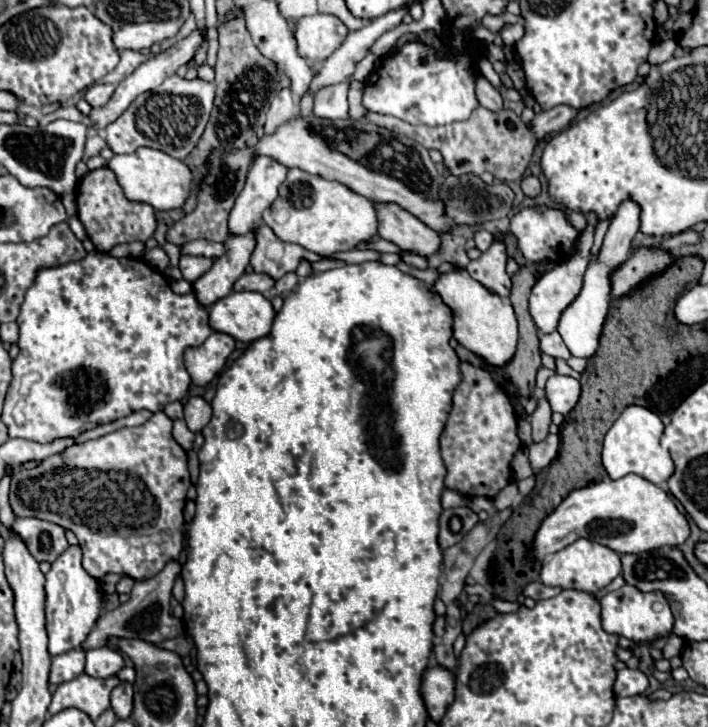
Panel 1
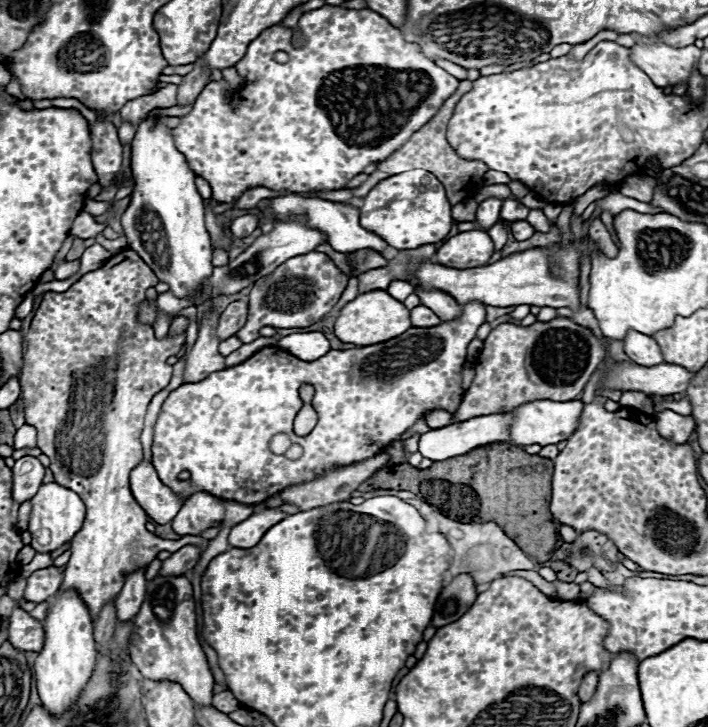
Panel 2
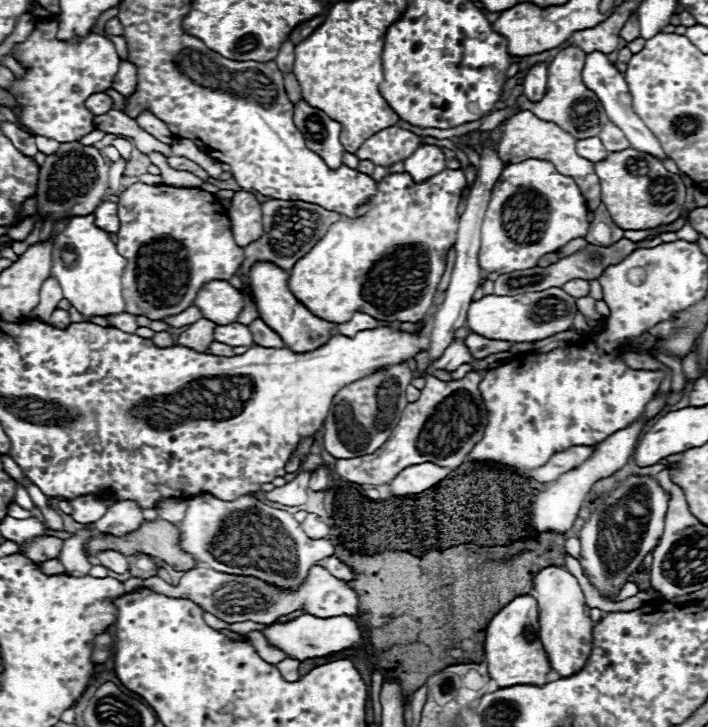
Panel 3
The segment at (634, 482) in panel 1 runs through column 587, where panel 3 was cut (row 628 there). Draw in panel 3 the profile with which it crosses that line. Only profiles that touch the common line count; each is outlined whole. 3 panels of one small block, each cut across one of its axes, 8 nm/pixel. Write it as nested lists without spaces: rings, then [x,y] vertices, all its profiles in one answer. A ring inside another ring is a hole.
[[[530,594],[514,598],[490,620],[484,638],[484,656],[488,664],[488,674],[492,680],[498,682],[500,688],[508,688],[516,684],[528,684],[528,686],[546,684],[546,676],[552,668],[542,648],[538,632],[540,632],[538,606]]]

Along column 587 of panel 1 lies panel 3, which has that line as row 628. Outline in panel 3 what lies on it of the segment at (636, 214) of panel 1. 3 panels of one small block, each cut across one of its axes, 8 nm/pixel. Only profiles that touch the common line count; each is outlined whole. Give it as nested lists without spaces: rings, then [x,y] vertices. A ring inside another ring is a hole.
[[[304,614],[296,620],[290,620],[286,624],[274,624],[272,628],[264,630],[266,638],[282,648],[290,658],[296,660],[306,660],[306,658],[316,658],[316,656],[328,656],[332,652],[342,652],[348,648],[358,648],[362,644],[360,640],[360,630],[358,624],[350,616],[332,616],[332,618],[318,618],[312,614]]]

